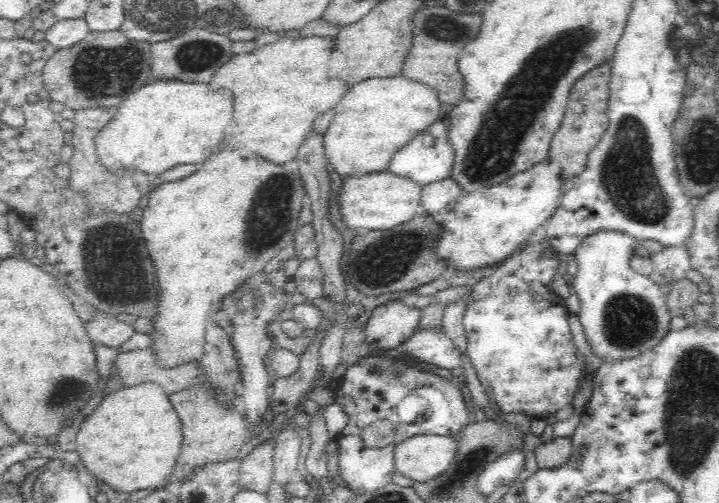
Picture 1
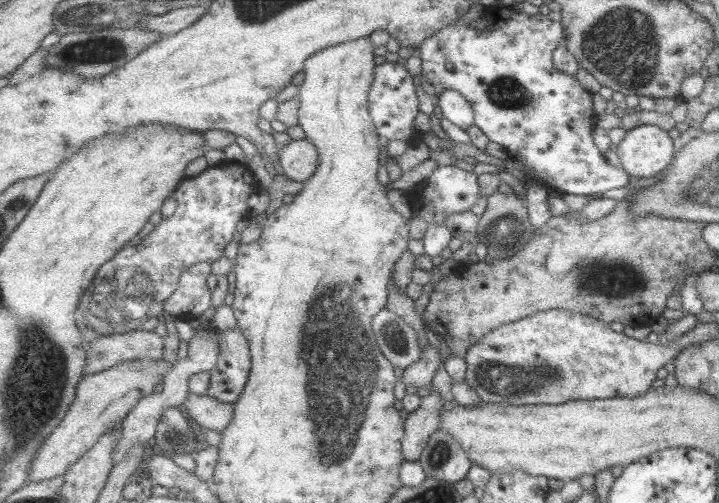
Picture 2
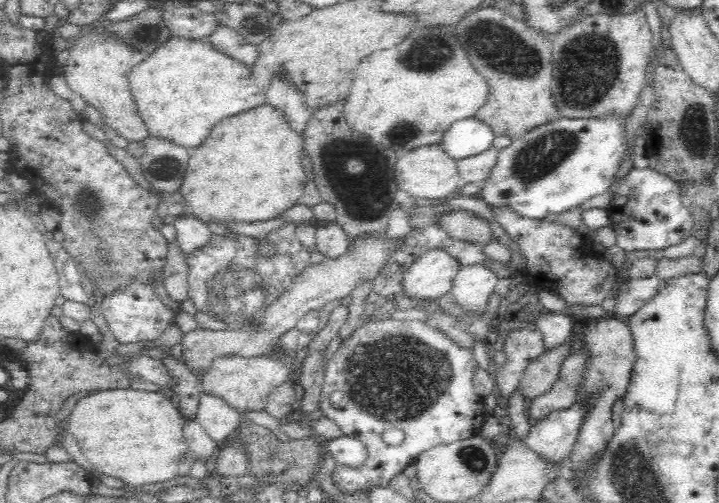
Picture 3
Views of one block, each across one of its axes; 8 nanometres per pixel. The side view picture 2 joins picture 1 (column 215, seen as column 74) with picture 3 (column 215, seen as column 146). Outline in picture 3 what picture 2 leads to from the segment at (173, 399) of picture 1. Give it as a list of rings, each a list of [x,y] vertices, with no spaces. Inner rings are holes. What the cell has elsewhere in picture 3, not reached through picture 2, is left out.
[[[264,354],[257,357],[242,358],[225,356],[214,359],[212,366],[199,378],[204,394],[220,398],[237,412],[262,411],[267,404],[269,395],[277,386],[286,382],[290,370],[286,369],[277,359]]]

